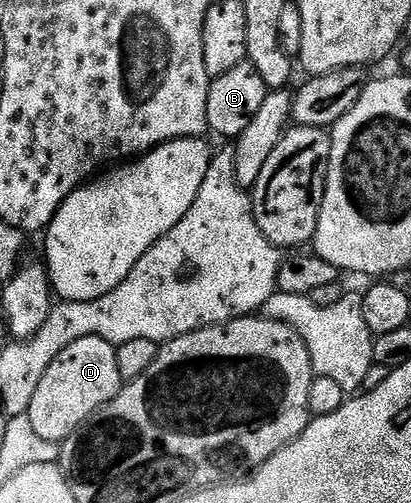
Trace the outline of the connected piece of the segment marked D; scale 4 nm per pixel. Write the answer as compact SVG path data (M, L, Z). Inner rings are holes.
M80 337L80 341L72 341L72 345L68 345L68 349L64 349L56 361L52 361L33 394L28 412L28 418L39 437L61 444L83 423L87 423L105 403L117 397L124 386L120 368L116 366L117 352L115 344L100 337Z

